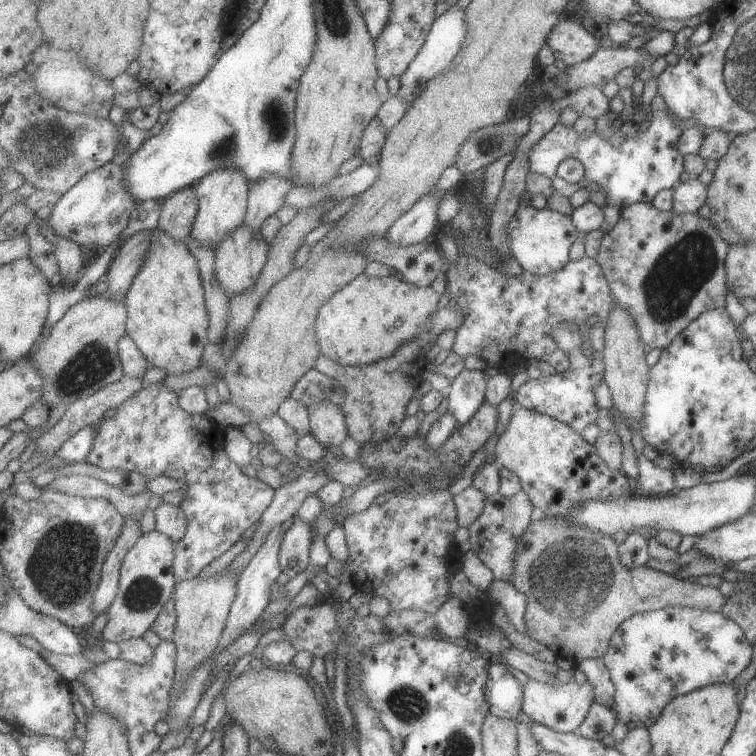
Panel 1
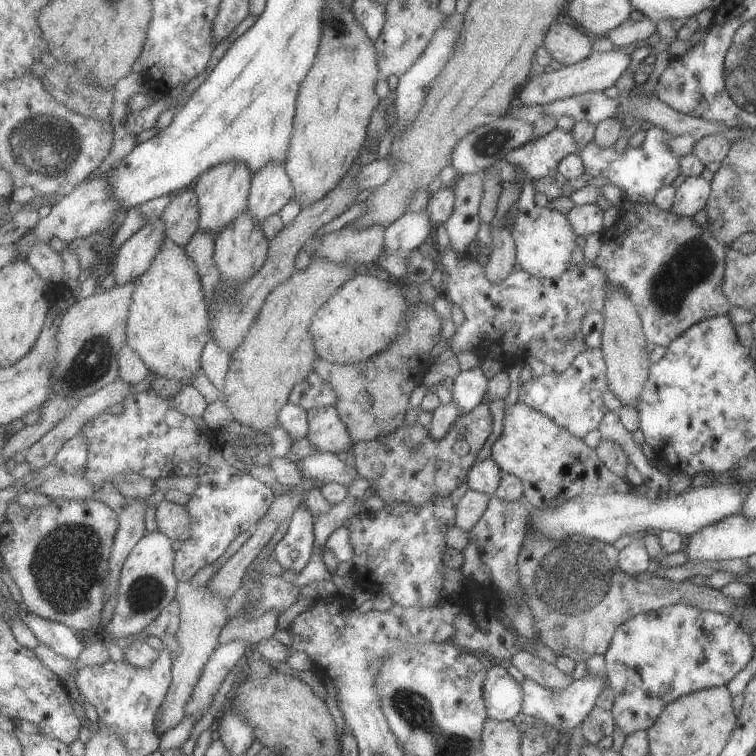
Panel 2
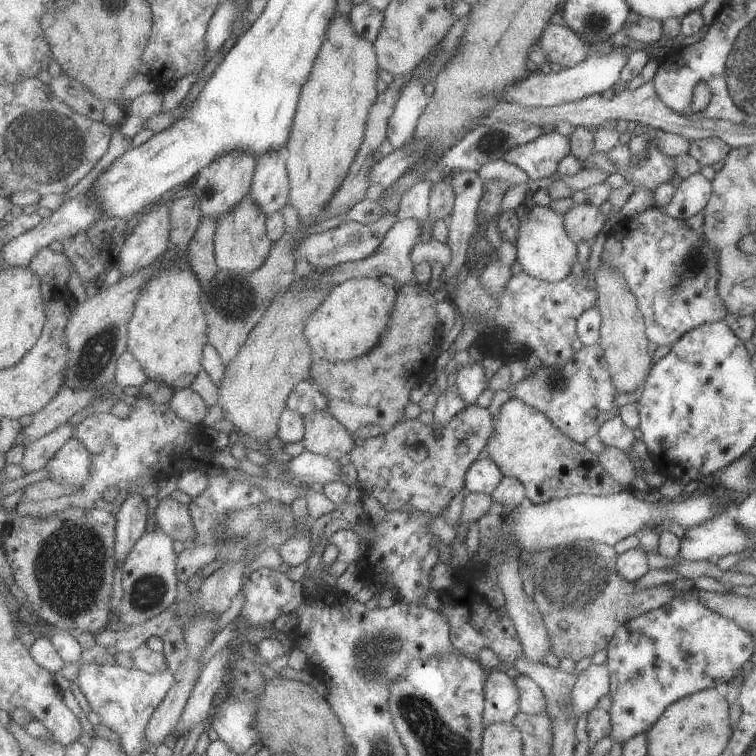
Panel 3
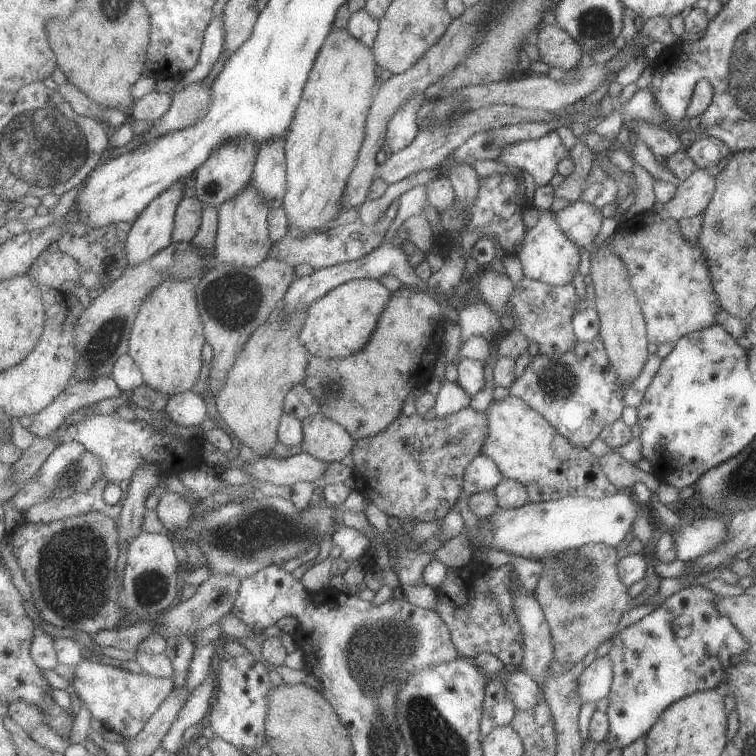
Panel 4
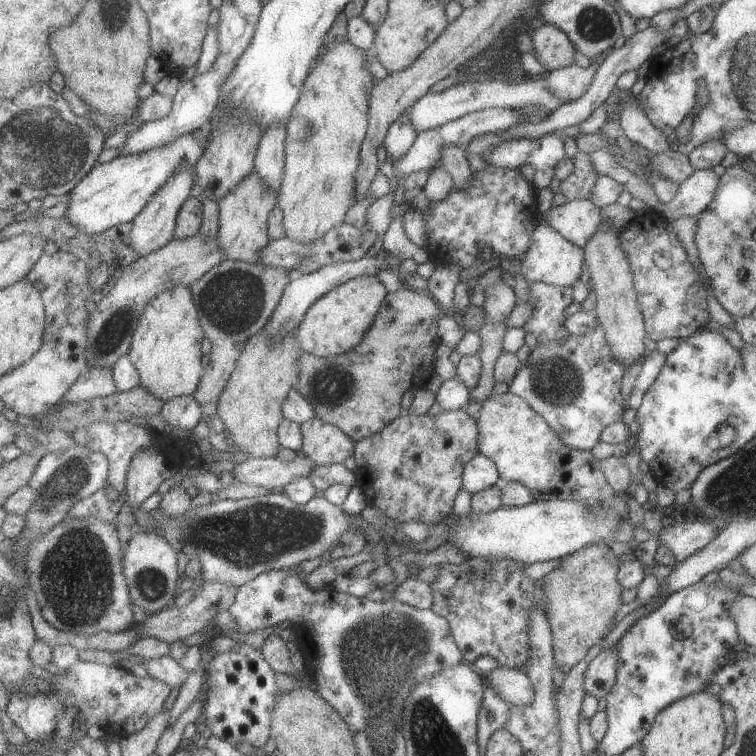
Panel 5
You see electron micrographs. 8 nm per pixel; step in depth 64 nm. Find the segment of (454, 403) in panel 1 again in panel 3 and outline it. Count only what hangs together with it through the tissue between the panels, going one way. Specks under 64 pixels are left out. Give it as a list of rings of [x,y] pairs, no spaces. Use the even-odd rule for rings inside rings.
[[[470,359],[466,365],[459,367],[455,380],[457,390],[468,402],[468,406],[475,405],[481,393],[488,392],[491,388],[491,380],[487,379],[481,360]]]

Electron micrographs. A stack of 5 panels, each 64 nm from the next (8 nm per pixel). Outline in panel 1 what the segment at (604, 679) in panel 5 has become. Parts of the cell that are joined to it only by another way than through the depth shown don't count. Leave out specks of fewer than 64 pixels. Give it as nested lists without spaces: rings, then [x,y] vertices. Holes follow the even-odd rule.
[[[530,679],[524,686],[524,707],[522,712],[532,716],[537,723],[563,734],[577,732],[585,722],[585,715],[593,704],[593,687],[589,681],[578,683],[571,680],[561,685],[548,685],[535,679]]]

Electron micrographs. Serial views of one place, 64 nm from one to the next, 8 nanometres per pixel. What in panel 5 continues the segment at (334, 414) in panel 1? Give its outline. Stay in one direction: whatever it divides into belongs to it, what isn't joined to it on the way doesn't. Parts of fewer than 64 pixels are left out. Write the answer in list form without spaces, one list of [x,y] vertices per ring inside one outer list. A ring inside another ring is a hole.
[[[319,416],[303,423],[302,433],[302,450],[317,465],[343,464],[356,454],[356,442],[337,425],[329,424]]]

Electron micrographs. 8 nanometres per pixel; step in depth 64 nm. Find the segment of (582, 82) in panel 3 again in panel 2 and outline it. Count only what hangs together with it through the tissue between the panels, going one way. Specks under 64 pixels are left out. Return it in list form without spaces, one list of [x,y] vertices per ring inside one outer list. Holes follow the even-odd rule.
[[[617,48],[604,53],[593,51],[593,54],[585,57],[585,60],[568,67],[563,66],[552,73],[544,73],[537,69],[518,92],[517,99],[526,105],[550,105],[556,100],[579,96],[586,92],[602,92],[621,76],[629,61],[629,55]]]

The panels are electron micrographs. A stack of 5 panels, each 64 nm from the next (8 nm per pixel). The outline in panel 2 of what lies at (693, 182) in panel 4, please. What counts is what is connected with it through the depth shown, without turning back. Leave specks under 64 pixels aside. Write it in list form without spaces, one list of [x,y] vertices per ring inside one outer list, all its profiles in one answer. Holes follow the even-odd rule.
[[[701,175],[685,177],[685,180],[674,188],[674,197],[669,212],[678,217],[691,218],[697,210],[706,205],[710,189],[710,182]]]

